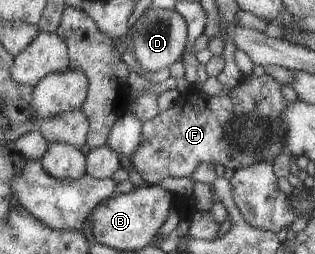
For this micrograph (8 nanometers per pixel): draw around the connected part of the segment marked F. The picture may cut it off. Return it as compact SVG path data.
M266 73L259 77L251 74L246 77L245 81L240 80L231 90L224 90L218 96L210 96L202 90L189 86L179 94L179 98L170 108L143 123L140 143L132 154L131 162L148 186L157 185L167 176L190 177L199 162L222 164L225 168L232 168L236 171L238 168L244 168L244 166L250 166L262 160L273 163L278 154L286 151L288 124L283 119L286 104L284 104L280 82Z

